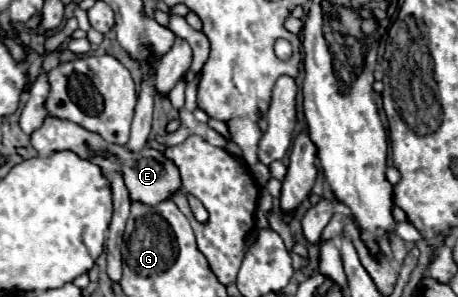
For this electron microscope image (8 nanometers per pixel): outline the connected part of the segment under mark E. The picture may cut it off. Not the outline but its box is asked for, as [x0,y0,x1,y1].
[31,119,181,205]

